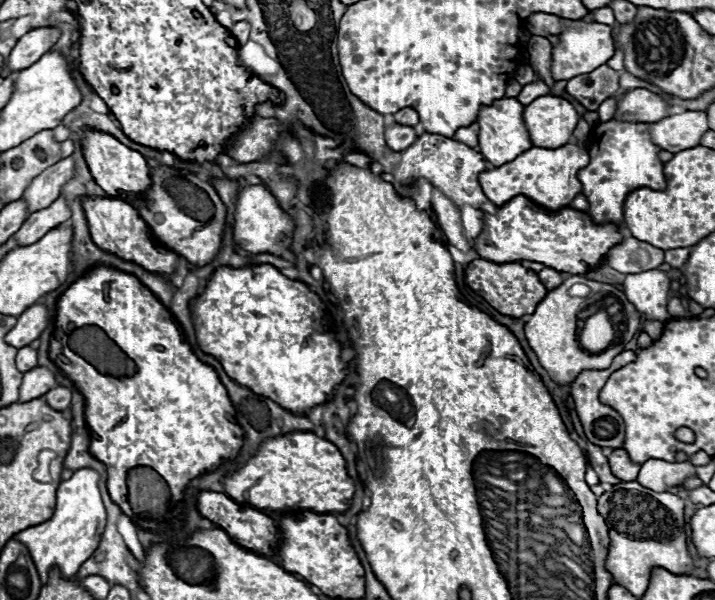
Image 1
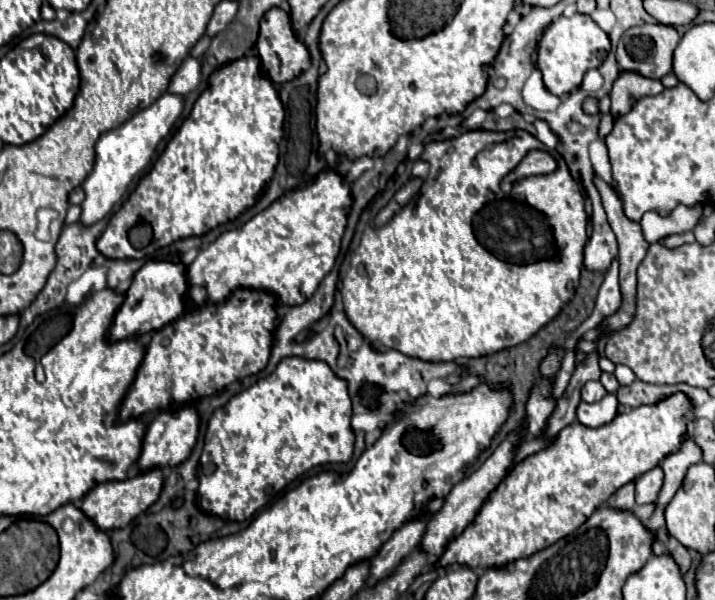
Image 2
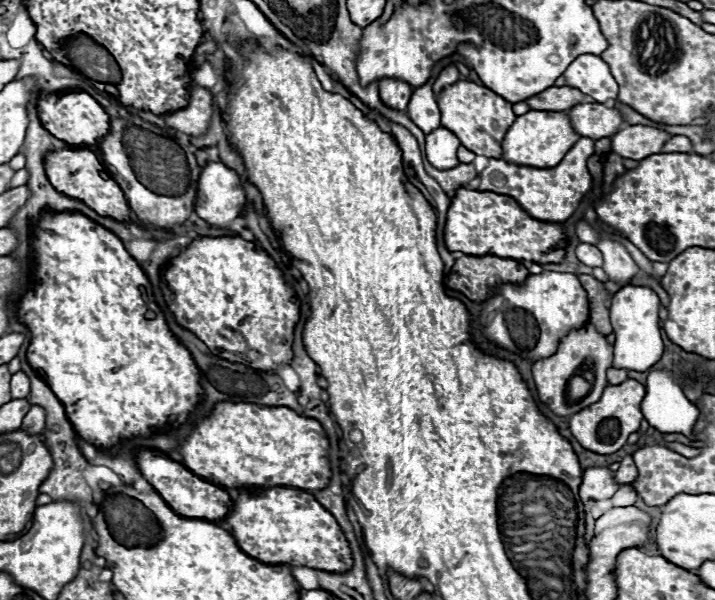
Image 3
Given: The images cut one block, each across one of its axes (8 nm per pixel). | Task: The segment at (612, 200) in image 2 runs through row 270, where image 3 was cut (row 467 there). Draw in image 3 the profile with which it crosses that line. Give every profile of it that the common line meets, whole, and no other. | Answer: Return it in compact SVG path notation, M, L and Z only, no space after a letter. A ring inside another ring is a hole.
M628 454L628 456L622 458L620 468L618 468L616 474L614 474L614 480L616 480L618 484L632 484L632 482L636 480L636 476L638 476L638 470L636 470L636 466L634 466L632 456Z

